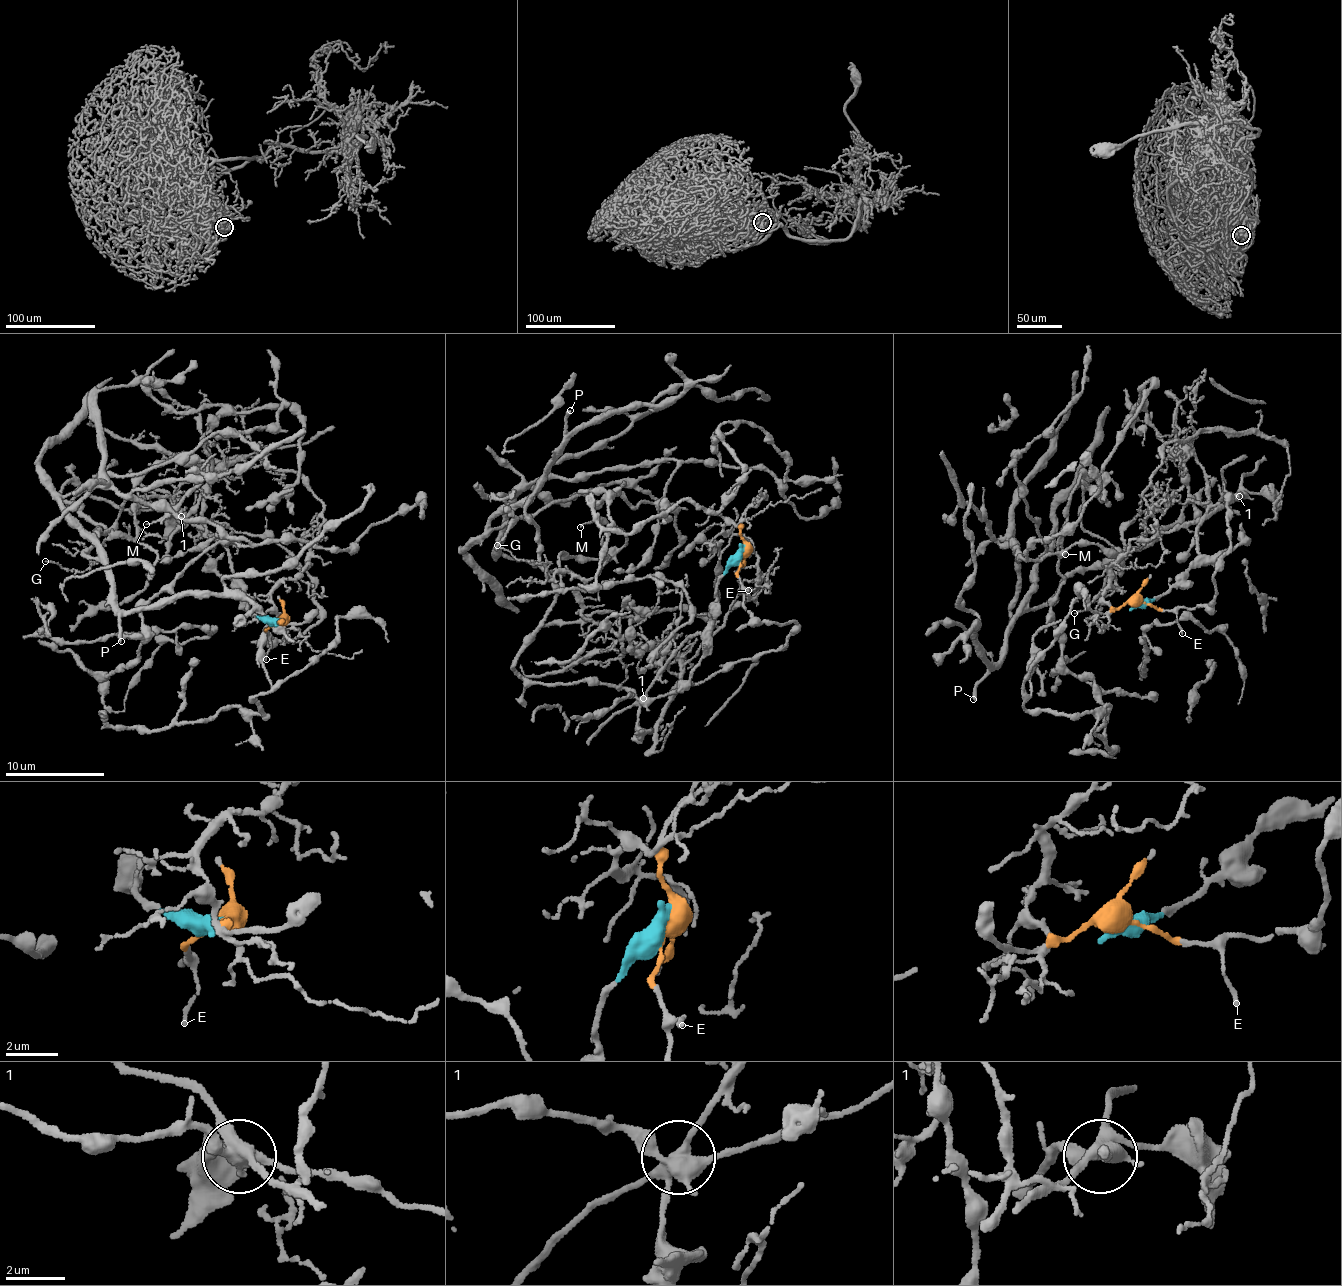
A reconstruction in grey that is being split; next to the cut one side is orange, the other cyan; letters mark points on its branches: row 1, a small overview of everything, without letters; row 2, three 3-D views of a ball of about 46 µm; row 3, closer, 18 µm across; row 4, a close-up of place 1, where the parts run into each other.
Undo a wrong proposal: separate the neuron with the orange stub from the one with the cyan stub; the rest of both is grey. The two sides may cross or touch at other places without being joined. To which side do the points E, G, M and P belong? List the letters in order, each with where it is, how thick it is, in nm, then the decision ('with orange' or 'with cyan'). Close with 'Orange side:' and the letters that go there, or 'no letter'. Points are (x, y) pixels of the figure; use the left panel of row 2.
E: at (266, 659); 160 nm thick; with orange
G: at (45, 561); 100 nm thick; with cyan
M: at (146, 524); 110 nm thick; with orange
P: at (121, 641); 260 nm thick; with orange
Orange side: E, M, P

